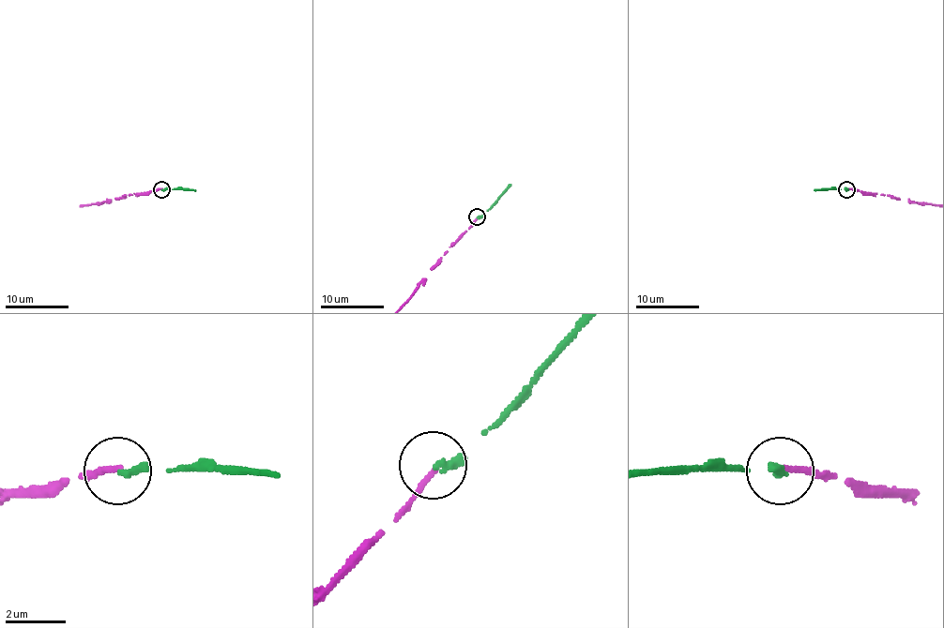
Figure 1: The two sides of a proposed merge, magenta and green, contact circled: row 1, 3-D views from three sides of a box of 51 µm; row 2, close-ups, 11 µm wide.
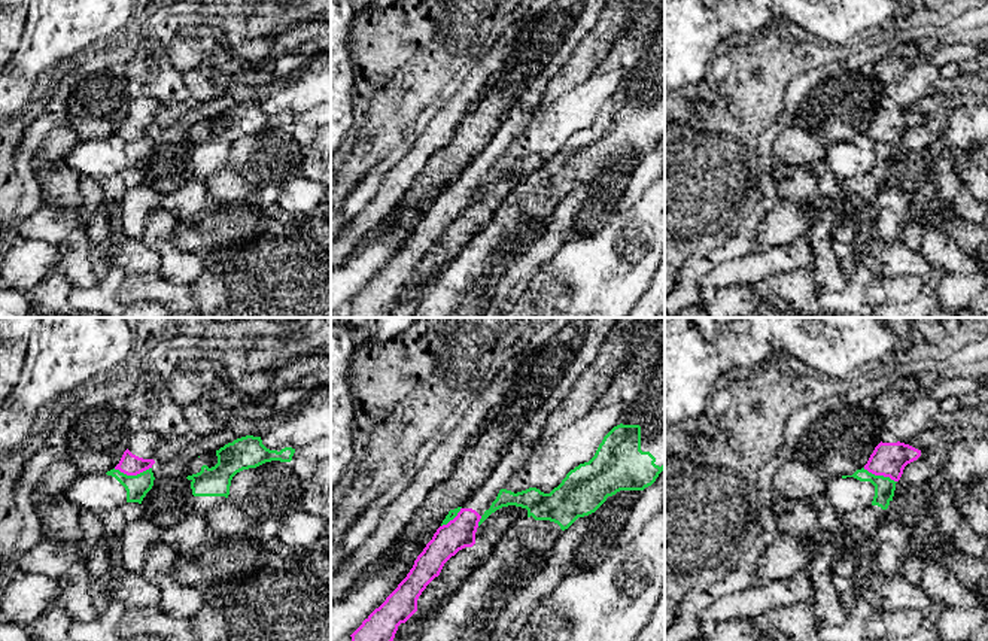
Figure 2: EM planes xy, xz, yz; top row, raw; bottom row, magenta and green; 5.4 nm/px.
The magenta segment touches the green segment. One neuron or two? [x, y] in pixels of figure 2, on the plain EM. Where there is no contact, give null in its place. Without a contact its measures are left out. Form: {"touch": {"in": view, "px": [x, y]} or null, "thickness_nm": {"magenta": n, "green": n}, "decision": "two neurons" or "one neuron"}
{"touch": {"in": "xy", "px": [131, 140]}, "thickness_nm": {"magenta": 120, "green": 120}, "decision": "two neurons"}

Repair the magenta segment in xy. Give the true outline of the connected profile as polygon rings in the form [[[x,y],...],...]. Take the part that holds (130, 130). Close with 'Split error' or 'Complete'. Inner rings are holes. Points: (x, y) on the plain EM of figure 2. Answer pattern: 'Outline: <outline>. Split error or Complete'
Outline: [[[153,97],[131,98],[128,115],[124,118],[115,136],[127,142],[137,142],[155,130],[155,116],[161,103]]]. Split error

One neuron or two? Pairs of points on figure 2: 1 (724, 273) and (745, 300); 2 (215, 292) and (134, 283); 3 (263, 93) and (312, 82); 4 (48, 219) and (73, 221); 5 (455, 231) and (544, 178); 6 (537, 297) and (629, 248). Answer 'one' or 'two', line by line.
1: two
2: two
3: two
4: one
5: two
6: one

